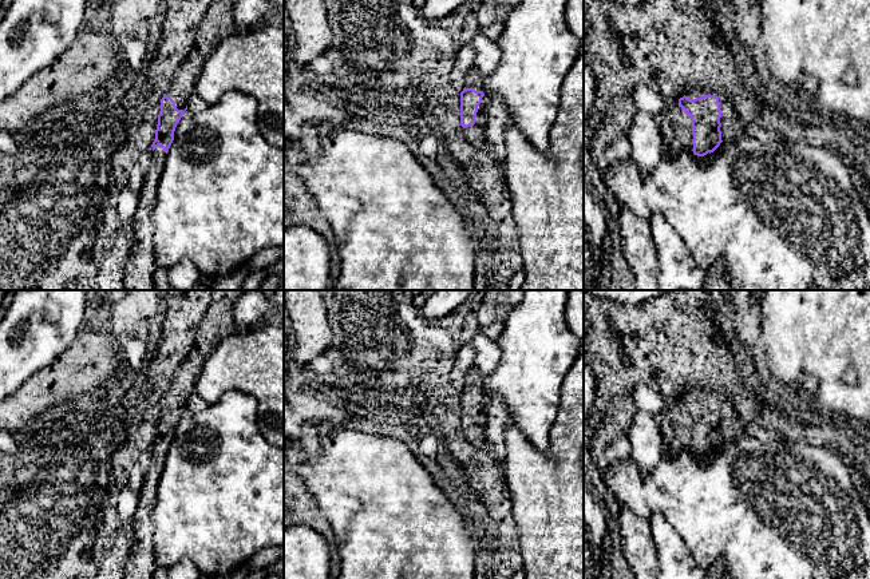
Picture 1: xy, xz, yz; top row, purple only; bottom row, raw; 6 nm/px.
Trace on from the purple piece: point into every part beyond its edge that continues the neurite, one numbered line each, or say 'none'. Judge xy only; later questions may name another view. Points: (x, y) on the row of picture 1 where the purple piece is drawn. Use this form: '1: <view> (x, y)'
1: xy (218, 23)
2: xy (141, 264)

